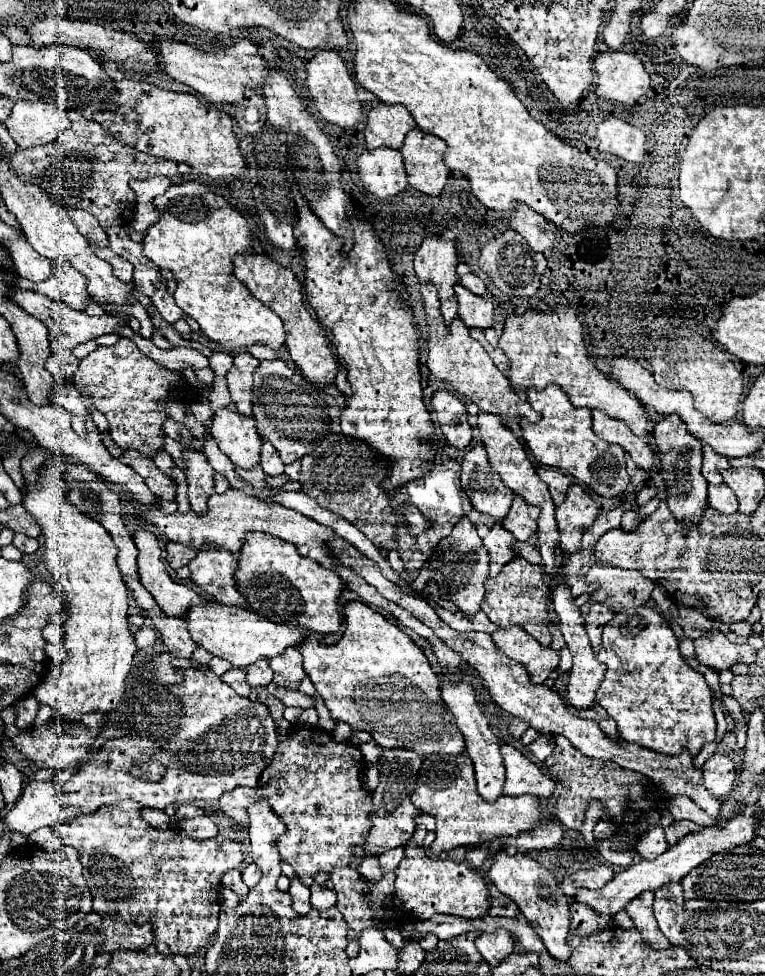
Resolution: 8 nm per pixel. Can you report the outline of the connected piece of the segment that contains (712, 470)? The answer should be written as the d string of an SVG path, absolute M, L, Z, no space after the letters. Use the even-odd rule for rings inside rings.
M703 446L703 476L707 478L709 484L723 482L721 468L731 468L731 462L721 454L715 454L715 450L711 450L711 446Z

